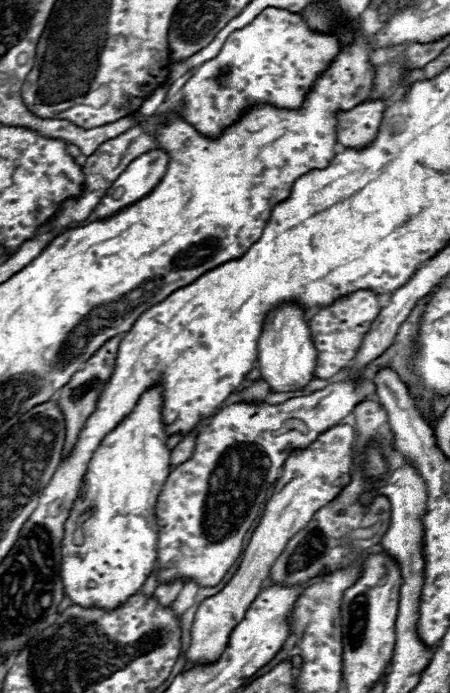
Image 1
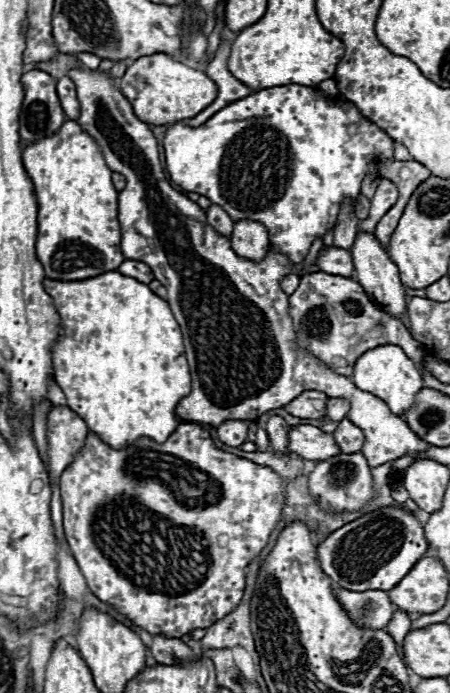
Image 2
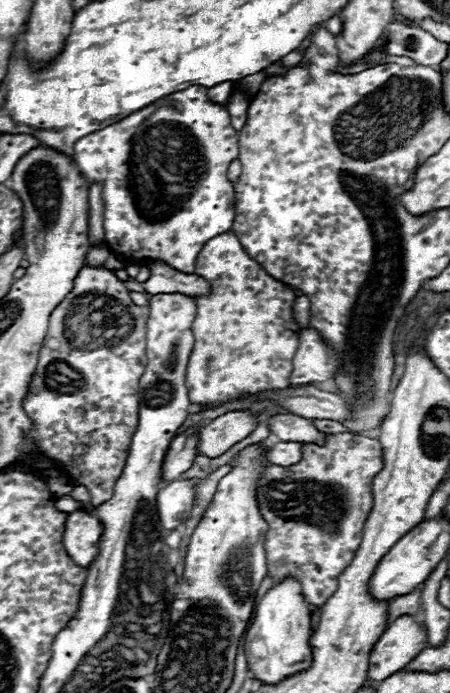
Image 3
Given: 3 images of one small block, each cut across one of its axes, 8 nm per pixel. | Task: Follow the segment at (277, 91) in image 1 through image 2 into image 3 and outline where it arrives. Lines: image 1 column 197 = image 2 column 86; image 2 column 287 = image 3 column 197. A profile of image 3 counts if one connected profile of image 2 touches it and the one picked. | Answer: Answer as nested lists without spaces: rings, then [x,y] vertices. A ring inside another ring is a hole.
[[[232,230],[204,244],[196,258],[196,274],[210,284],[210,294],[194,296],[194,348],[186,368],[190,404],[224,404],[244,392],[286,388],[300,334],[292,314],[294,290],[266,274],[246,254]]]

